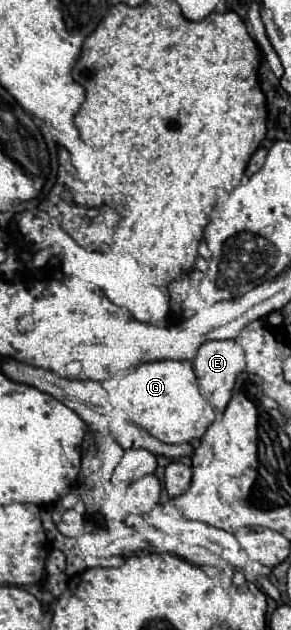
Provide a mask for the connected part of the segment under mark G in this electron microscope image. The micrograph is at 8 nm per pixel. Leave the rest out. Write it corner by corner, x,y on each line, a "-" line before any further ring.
187,360
145,362
128,373
120,370
99,384
105,390
105,398
115,418
121,420
125,413
131,422
167,444
185,444
201,438
215,420
215,410
203,398
193,366

